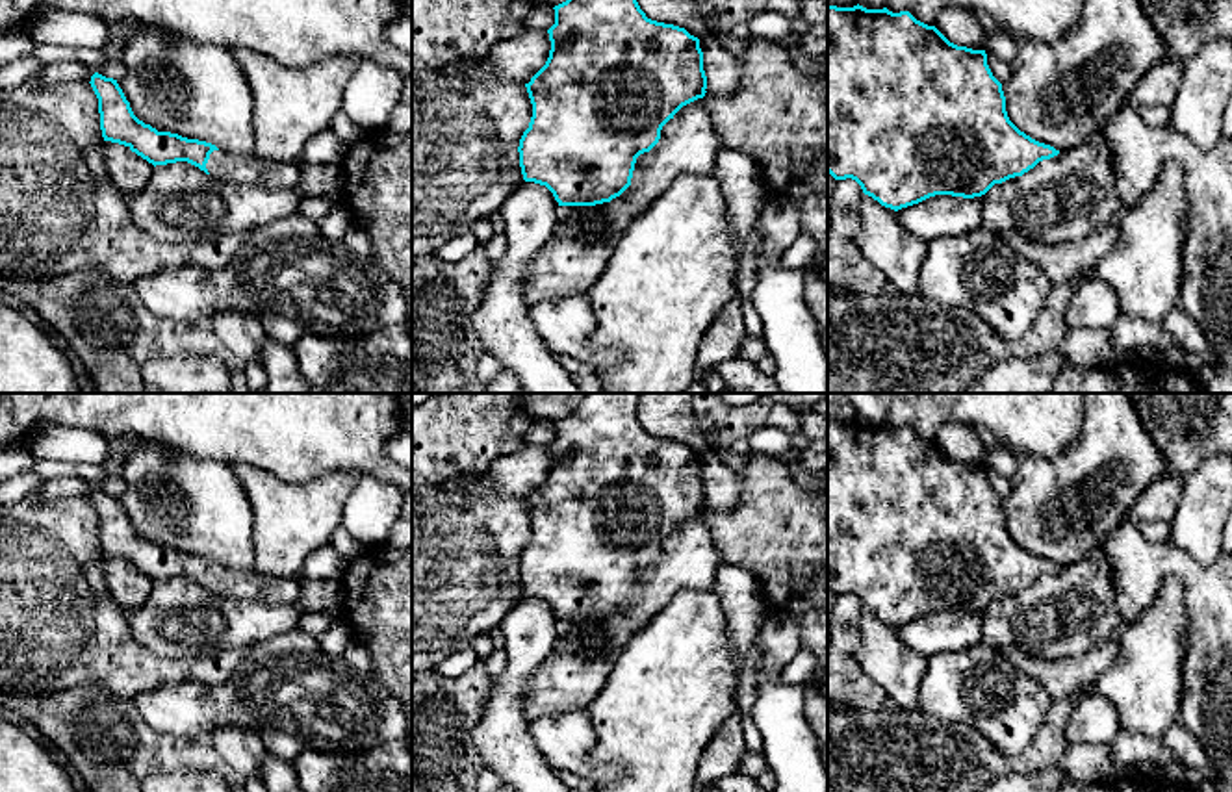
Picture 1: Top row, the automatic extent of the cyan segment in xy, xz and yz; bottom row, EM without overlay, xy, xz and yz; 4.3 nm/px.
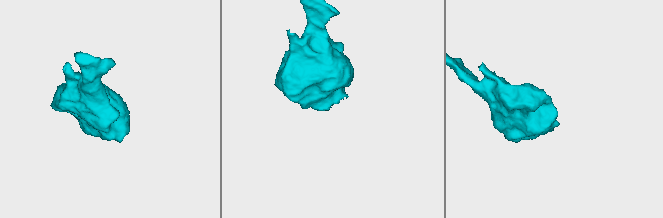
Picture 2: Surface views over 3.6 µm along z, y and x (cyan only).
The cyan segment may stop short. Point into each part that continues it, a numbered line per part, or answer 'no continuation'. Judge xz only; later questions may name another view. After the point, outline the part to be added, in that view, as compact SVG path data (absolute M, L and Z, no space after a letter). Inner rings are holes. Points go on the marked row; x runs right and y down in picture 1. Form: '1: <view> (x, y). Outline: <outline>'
no continuation

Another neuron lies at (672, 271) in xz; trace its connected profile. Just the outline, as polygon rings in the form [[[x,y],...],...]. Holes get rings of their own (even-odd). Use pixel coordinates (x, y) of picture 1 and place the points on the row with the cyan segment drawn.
[[[681,172],[674,182],[622,232],[603,273],[586,291],[597,315],[597,330],[590,338],[597,347],[618,347],[623,360],[596,367],[601,393],[685,393],[698,378],[701,339],[718,313],[737,295],[737,249],[731,215],[718,178]]]

